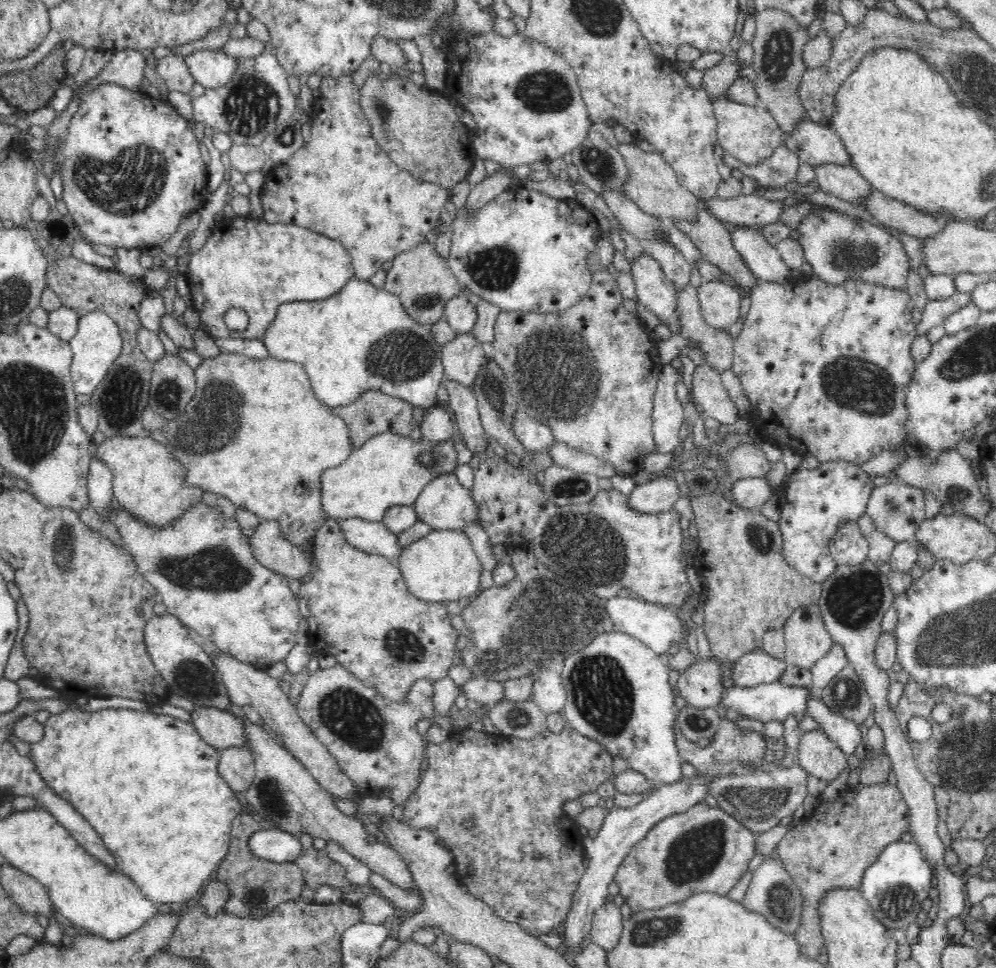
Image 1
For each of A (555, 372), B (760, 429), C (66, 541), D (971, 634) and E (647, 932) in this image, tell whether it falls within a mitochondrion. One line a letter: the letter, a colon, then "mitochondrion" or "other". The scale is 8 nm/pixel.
A: mitochondrion
B: other
C: mitochondrion
D: mitochondrion
E: mitochondrion

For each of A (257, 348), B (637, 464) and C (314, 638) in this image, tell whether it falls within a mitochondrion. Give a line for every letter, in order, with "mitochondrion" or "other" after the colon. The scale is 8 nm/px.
A: other
B: other
C: other

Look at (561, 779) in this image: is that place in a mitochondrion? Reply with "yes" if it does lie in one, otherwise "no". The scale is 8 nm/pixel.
no

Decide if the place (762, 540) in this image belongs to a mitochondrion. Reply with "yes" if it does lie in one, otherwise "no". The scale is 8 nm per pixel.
yes

